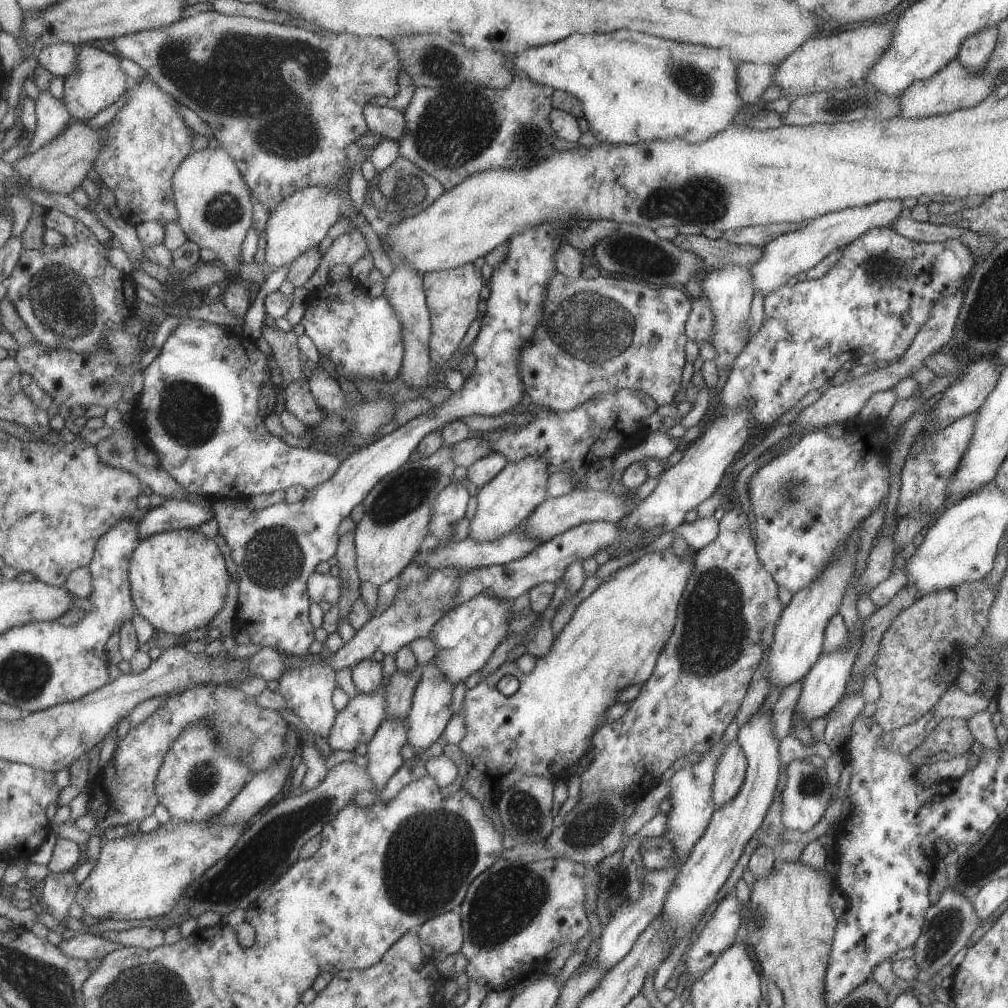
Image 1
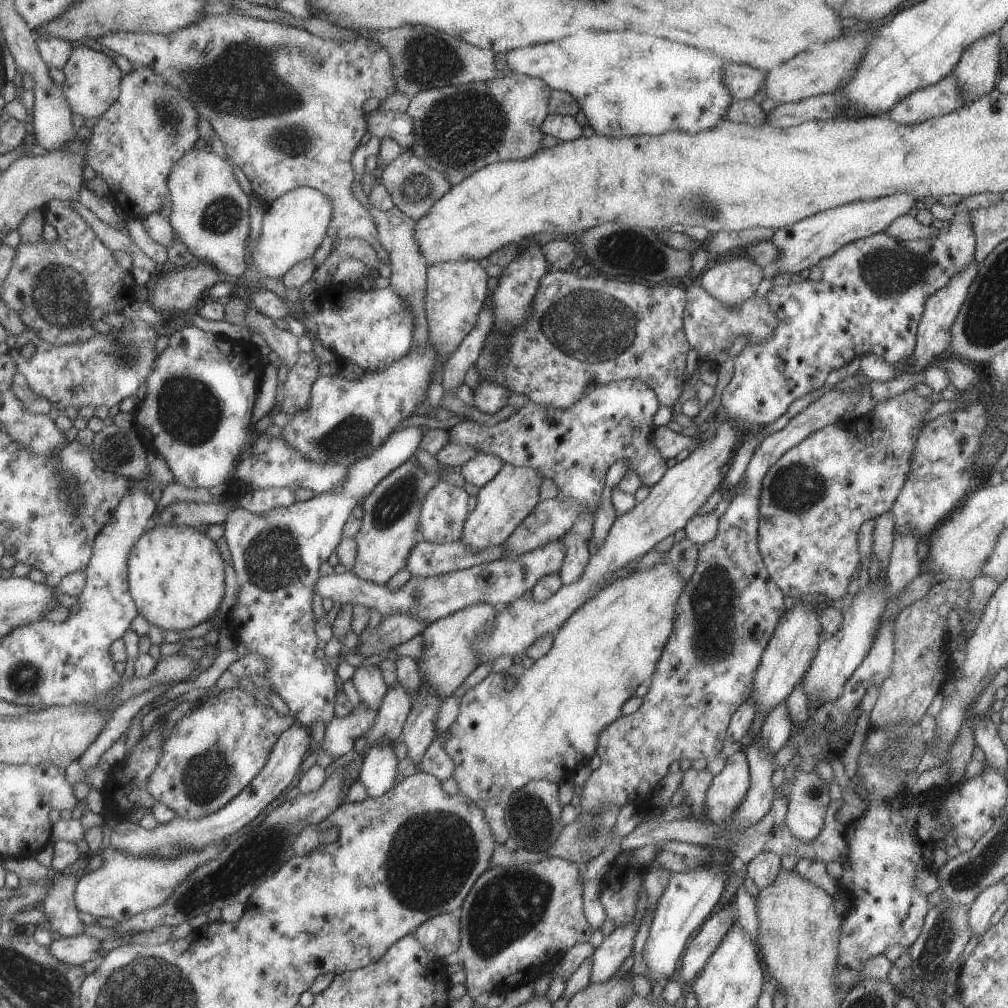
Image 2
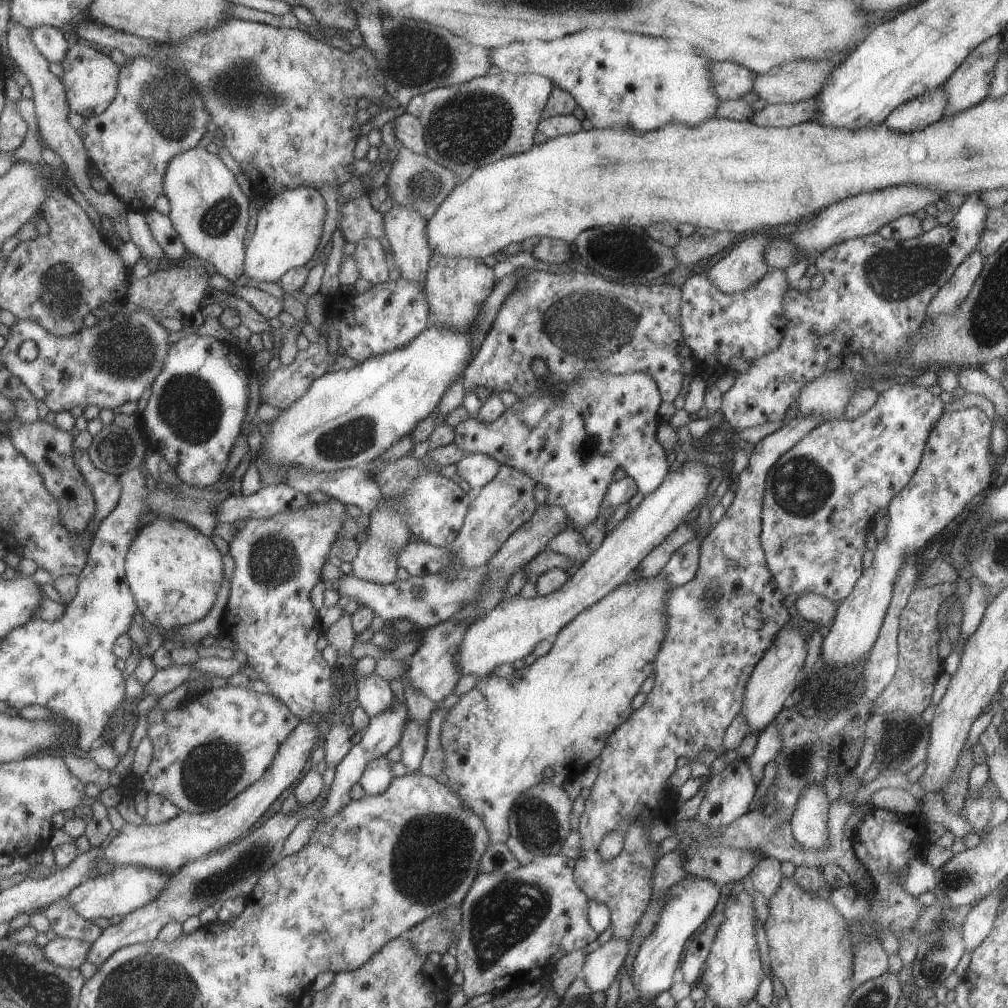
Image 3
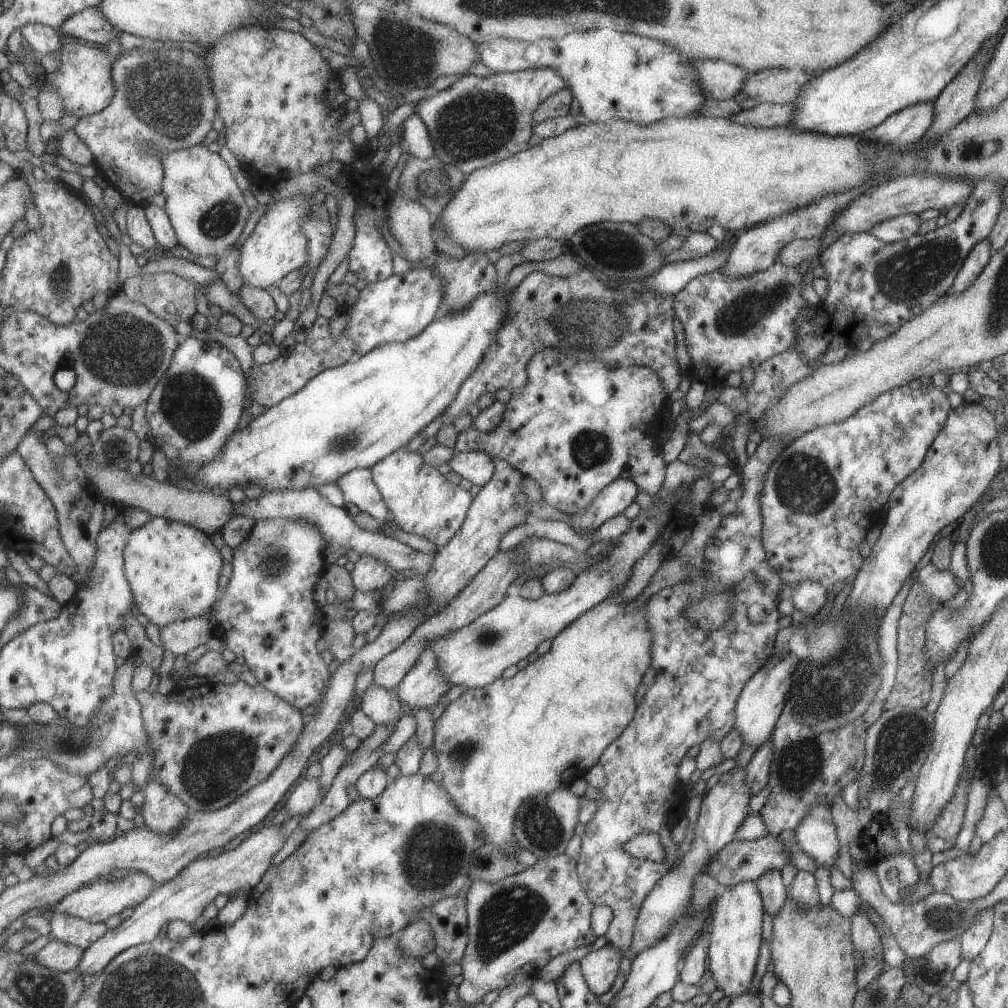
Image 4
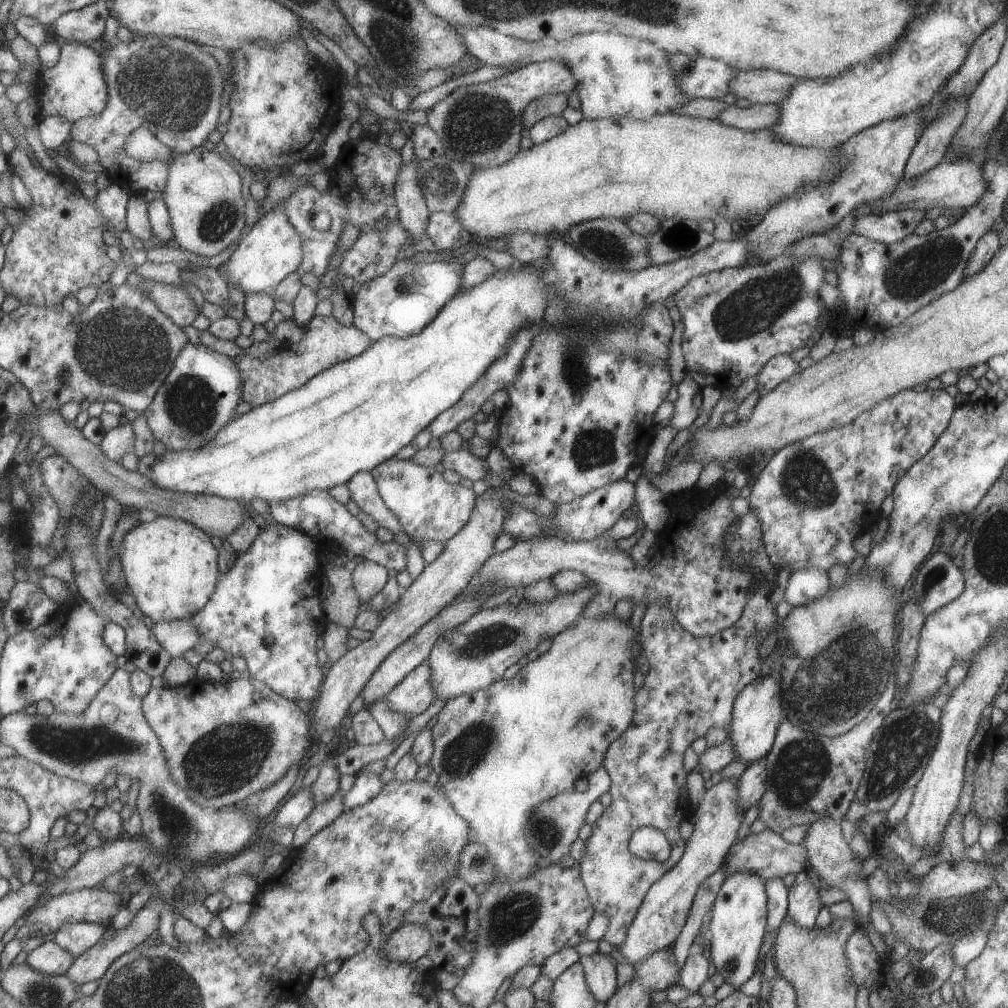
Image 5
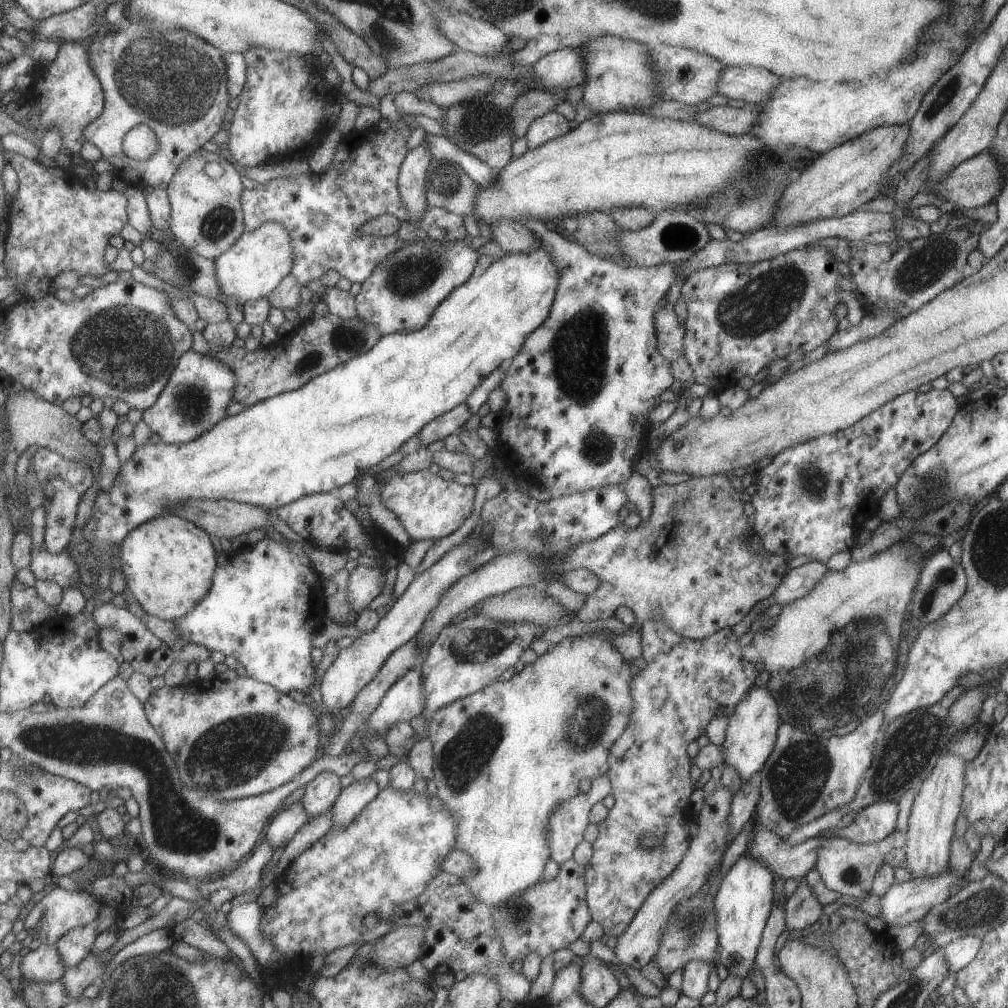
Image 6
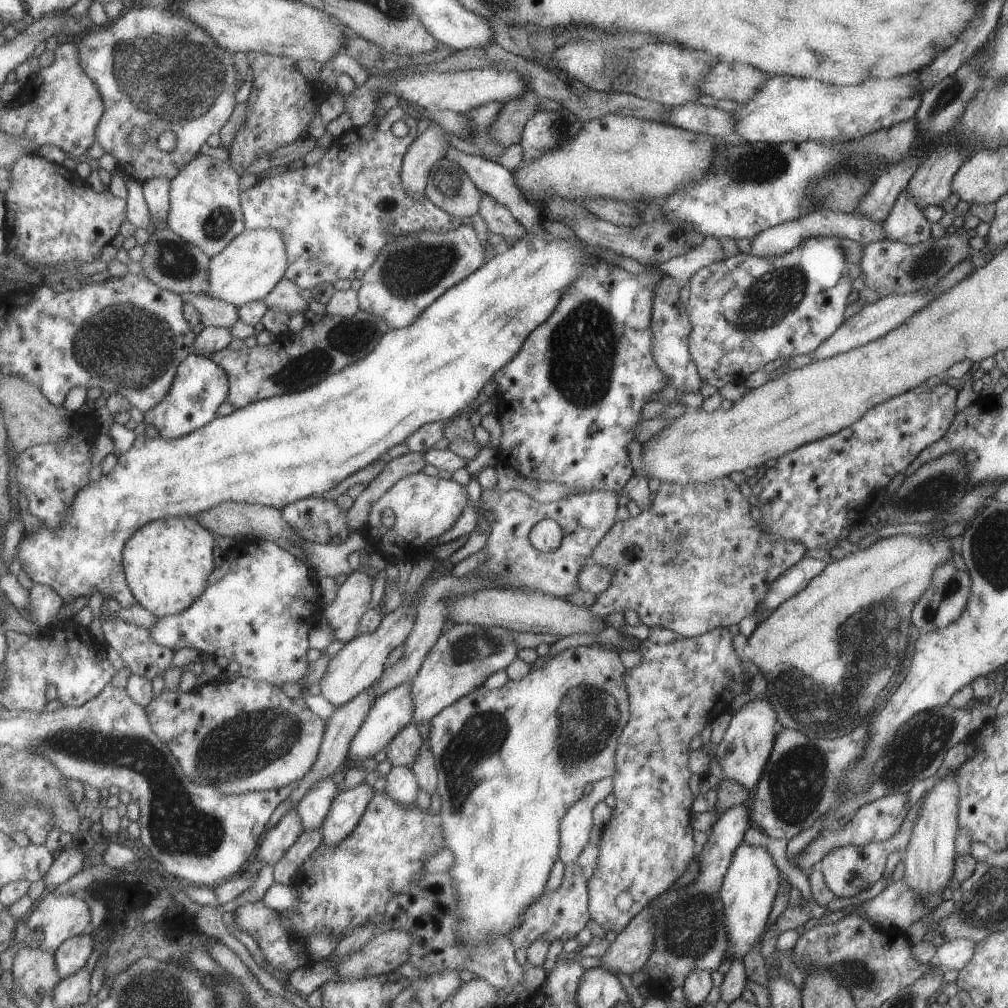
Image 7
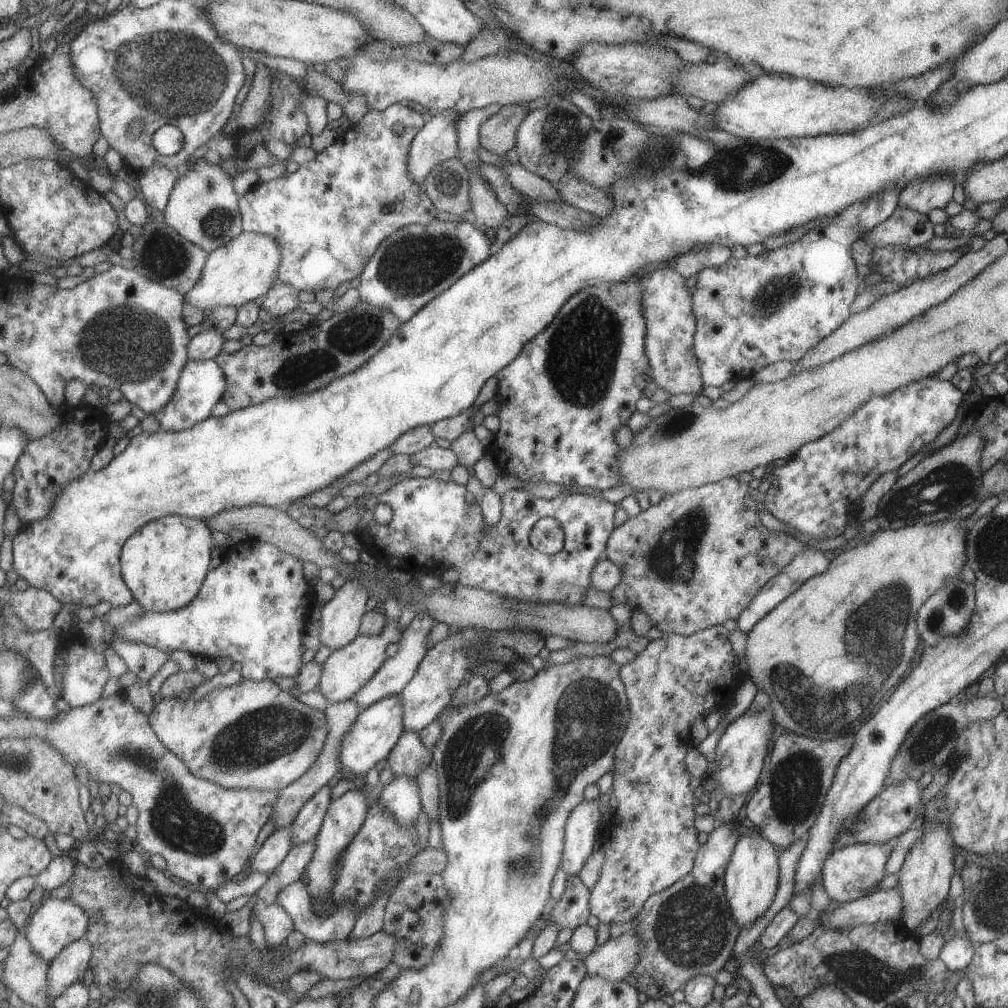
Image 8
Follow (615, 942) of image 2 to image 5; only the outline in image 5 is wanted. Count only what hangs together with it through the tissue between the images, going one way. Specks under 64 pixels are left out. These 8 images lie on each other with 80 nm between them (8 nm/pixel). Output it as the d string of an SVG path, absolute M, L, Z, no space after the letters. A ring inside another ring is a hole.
M597 950L591 955L582 955L581 963L586 985L590 993L599 1001L604 1002L616 991L615 965L613 957Z

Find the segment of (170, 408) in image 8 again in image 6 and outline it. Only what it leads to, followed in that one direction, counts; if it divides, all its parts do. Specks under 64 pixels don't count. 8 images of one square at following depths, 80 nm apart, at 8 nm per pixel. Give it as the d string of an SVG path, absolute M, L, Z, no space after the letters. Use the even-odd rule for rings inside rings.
M189 349L179 357L155 402L142 411L142 420L159 436L160 442L168 445L189 442L226 417L227 404L235 401L235 386L233 371L224 362Z

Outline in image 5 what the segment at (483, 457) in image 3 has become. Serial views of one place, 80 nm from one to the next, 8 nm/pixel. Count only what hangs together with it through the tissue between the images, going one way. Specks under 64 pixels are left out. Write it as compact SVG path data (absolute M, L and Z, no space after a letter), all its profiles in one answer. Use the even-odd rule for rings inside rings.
M469 450L446 451L441 457L440 463L444 469L453 470L463 478L469 480L482 479L489 473L488 464L485 458L471 454Z

